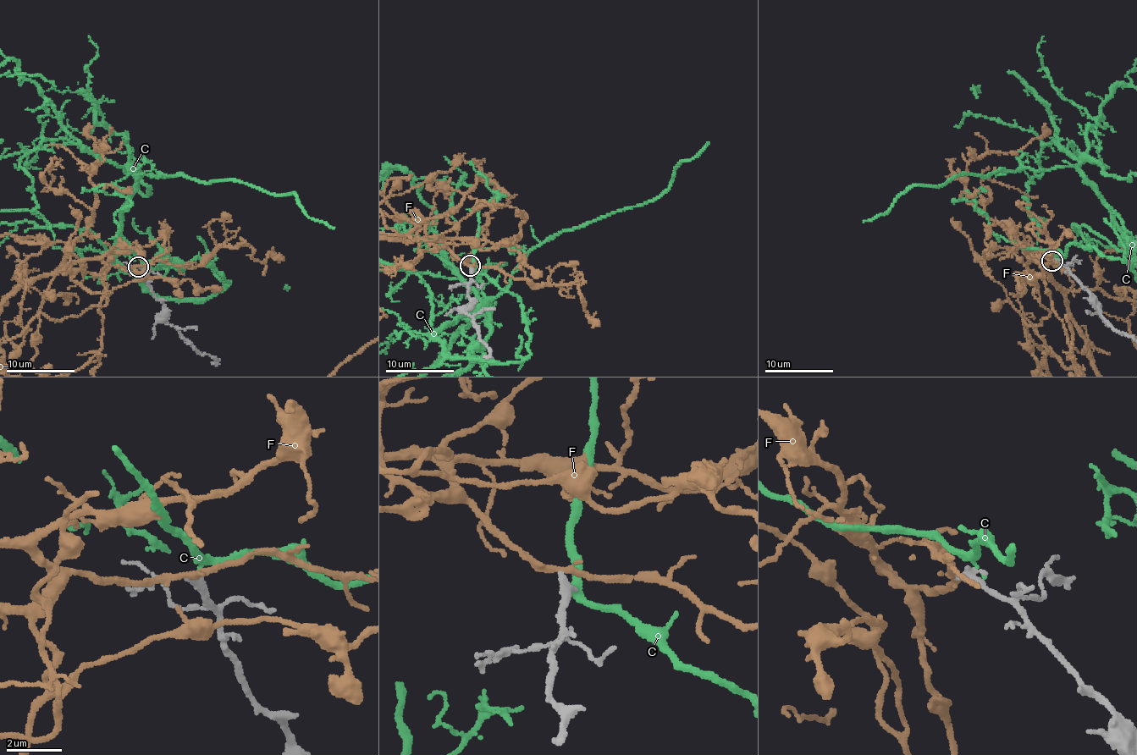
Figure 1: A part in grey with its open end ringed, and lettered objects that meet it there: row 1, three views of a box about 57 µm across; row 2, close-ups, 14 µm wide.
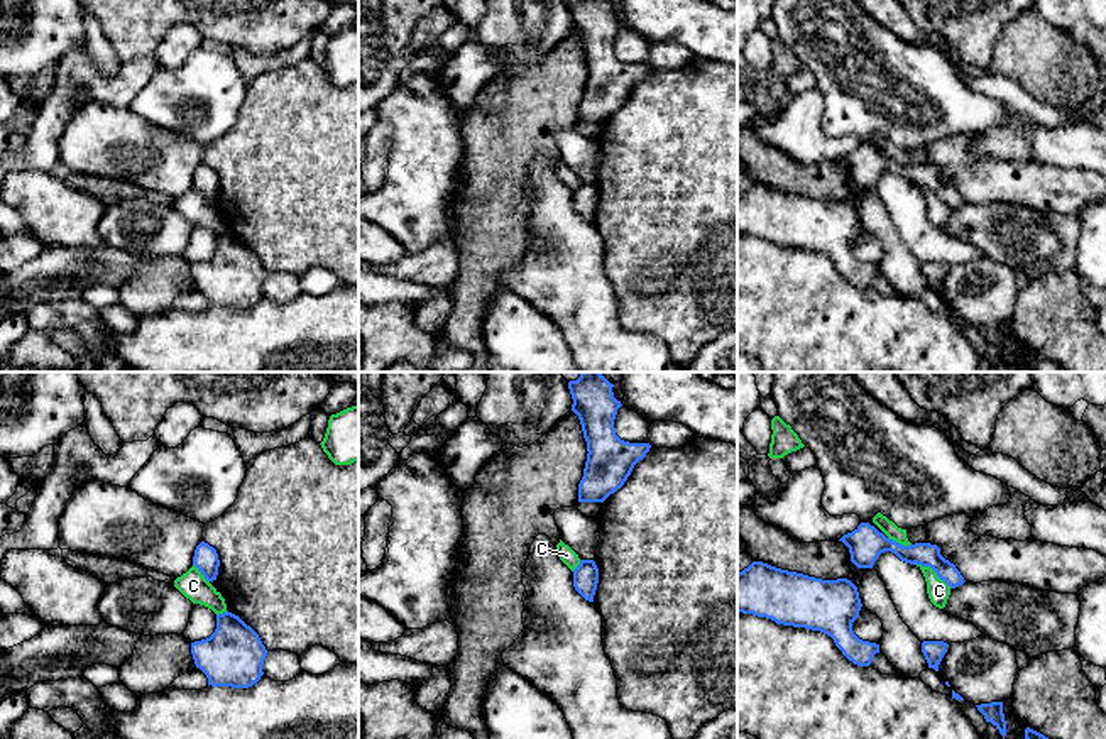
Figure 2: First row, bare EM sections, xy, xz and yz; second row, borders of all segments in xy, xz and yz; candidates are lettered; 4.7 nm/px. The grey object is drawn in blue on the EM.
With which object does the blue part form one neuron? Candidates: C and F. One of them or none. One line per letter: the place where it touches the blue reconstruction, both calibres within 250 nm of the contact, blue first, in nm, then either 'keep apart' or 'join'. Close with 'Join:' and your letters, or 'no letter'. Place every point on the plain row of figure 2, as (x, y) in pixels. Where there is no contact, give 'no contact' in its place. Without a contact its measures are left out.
C: meets blue in yz at (932, 190); 110 nm thick on the blue side, 100 nm on the other; keep apart
F: no contact; keep apart
Join: no letter

